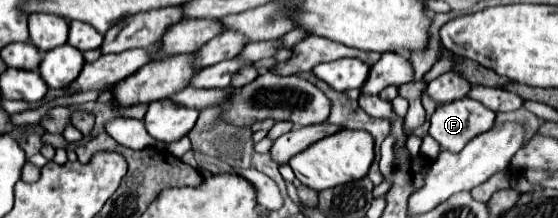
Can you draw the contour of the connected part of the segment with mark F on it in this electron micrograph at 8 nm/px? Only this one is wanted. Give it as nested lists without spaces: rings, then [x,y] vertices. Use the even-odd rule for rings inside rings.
[[[464,97],[464,99],[452,101],[452,103],[440,105],[440,107],[436,109],[436,113],[434,113],[432,119],[430,119],[430,135],[440,143],[440,149],[442,149],[442,151],[456,153],[456,151],[460,151],[468,141],[472,141],[476,135],[486,133],[488,129],[492,129],[494,119],[496,119],[496,113],[494,113],[494,111],[490,111],[488,107],[484,107],[480,101],[474,101],[474,99],[470,99],[470,97]]]

